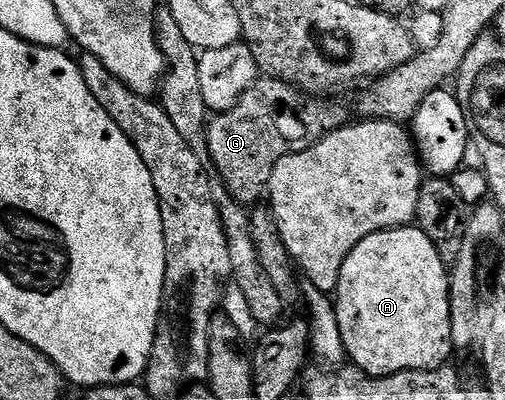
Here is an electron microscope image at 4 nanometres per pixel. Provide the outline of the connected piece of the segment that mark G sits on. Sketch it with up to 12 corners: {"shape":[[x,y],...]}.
{"shape":[[255,81],[210,118],[218,180],[248,207],[273,167],[348,124],[339,101]]}

